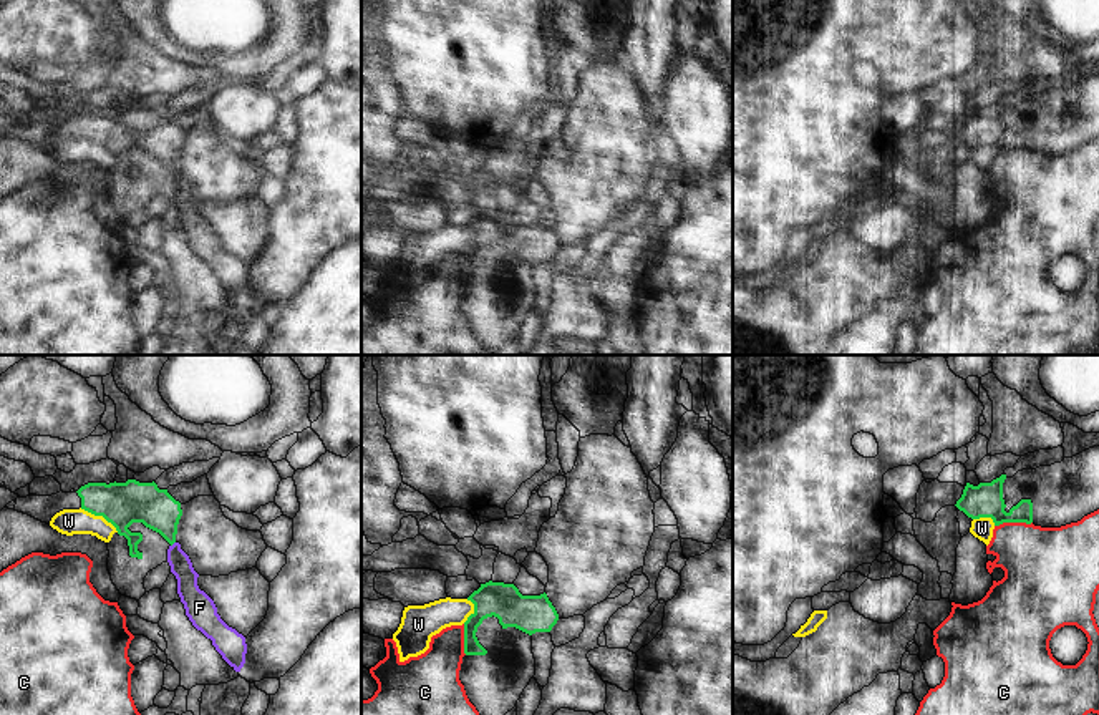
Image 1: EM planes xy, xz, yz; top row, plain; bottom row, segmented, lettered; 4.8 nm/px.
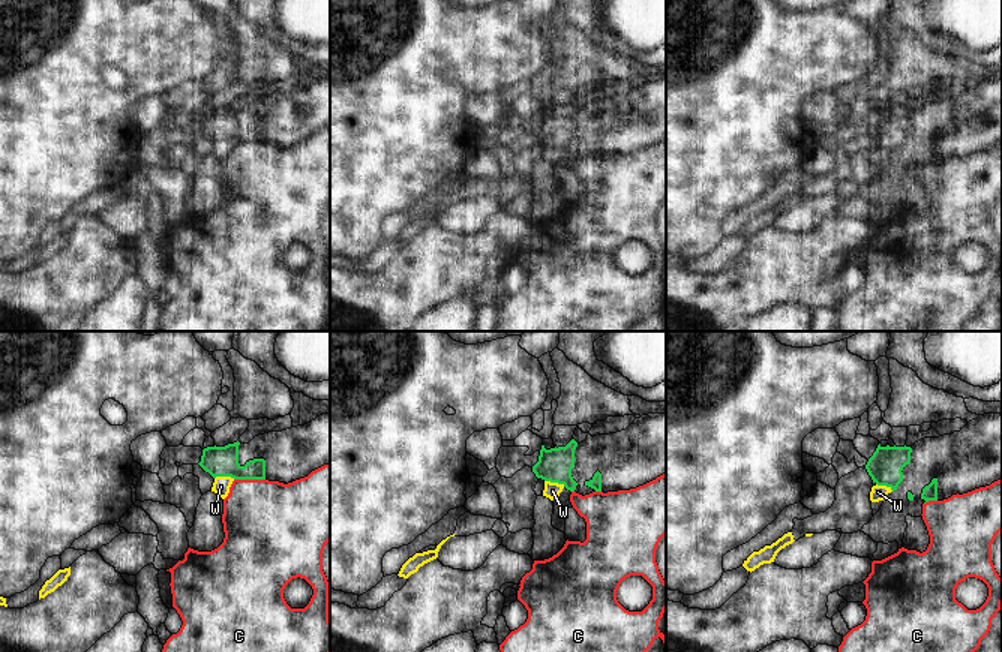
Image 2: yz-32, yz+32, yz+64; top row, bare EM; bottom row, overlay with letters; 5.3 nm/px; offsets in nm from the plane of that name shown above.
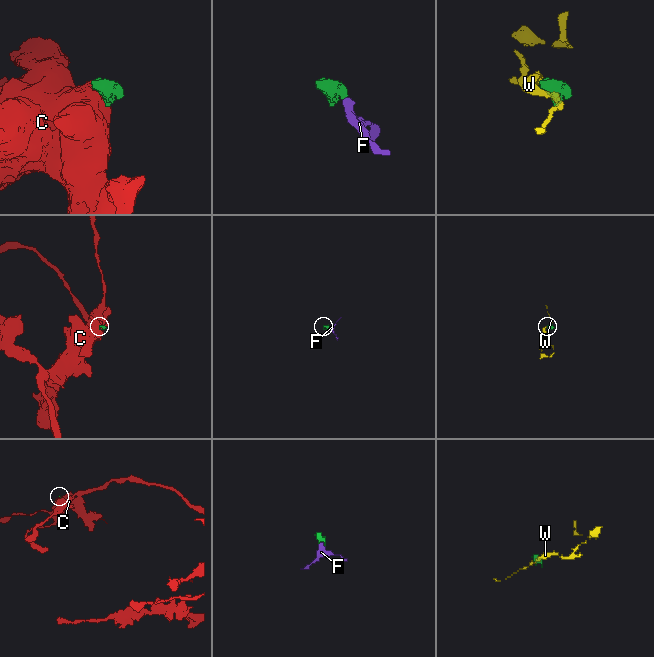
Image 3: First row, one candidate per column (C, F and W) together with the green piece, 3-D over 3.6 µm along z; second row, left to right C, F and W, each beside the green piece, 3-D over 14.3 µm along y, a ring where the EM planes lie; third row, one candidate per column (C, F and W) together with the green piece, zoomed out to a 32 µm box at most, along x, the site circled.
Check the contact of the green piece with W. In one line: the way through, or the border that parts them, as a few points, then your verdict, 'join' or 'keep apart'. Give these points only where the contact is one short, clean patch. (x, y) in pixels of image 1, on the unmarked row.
border xy (80, 136), (101, 143), (118, 160); keep apart

